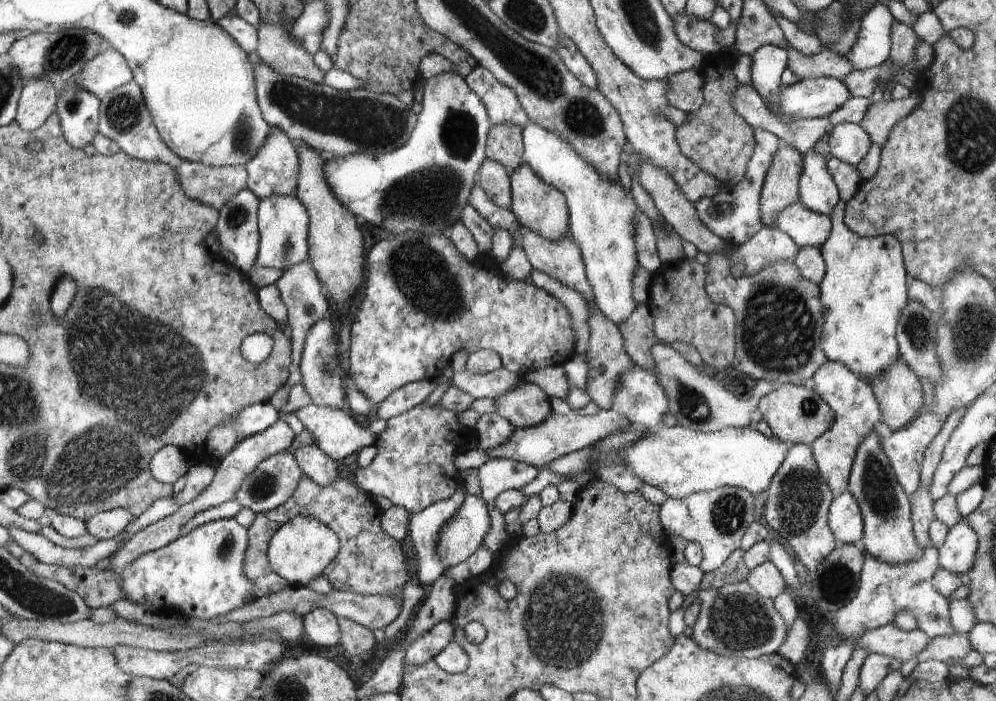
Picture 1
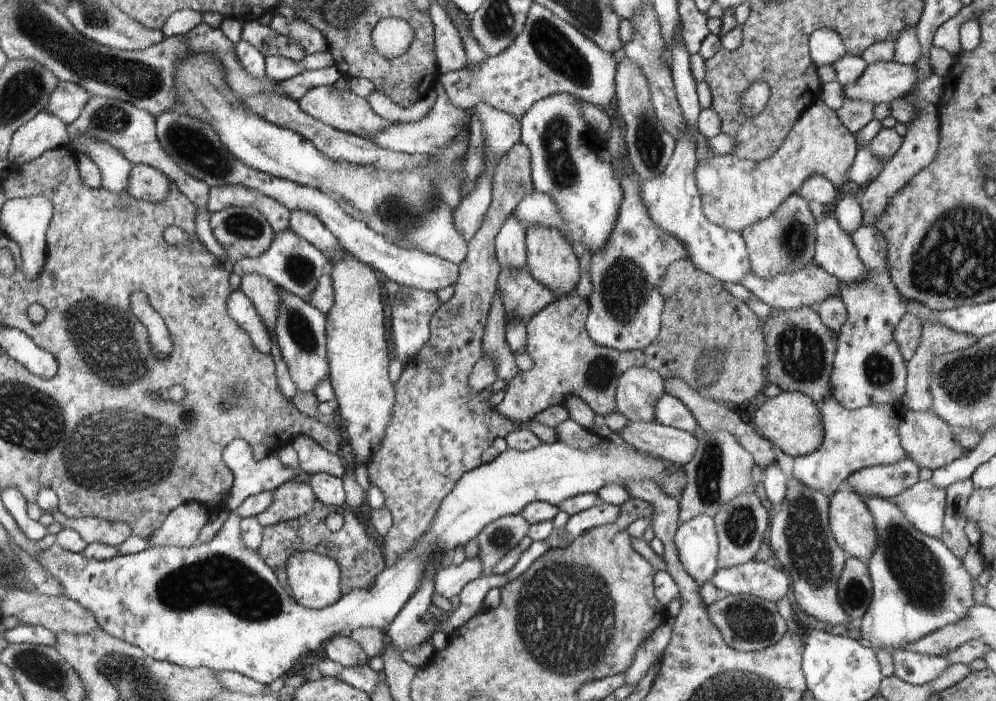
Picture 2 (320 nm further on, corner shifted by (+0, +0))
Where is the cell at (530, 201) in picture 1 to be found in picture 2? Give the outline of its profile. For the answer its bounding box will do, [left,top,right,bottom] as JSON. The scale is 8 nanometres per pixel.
[525,226,580,298]

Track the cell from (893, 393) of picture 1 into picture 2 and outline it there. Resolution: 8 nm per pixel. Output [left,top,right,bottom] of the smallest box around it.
[898,409,965,471]

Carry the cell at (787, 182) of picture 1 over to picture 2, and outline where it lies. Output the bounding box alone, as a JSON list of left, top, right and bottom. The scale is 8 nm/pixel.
[741,193,816,280]

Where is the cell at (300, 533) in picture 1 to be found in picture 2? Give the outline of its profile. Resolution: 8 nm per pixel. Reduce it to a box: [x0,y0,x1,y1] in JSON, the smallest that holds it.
[286,550,344,609]

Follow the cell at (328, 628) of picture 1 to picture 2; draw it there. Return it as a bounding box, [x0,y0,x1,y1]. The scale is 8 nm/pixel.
[324,635,370,668]

